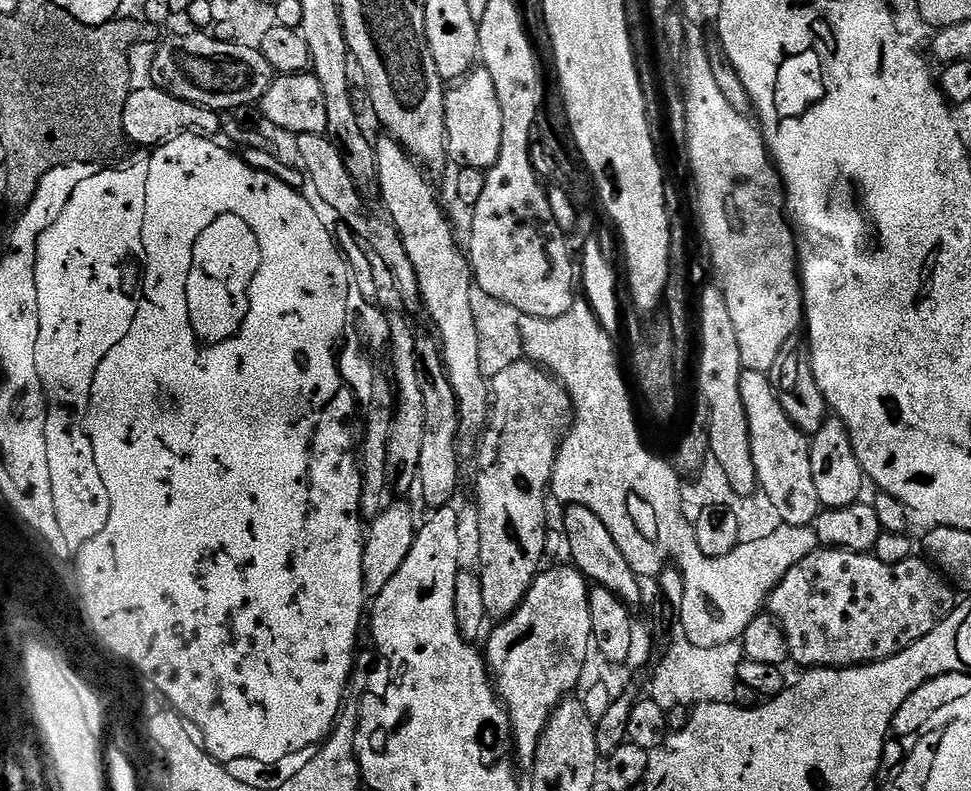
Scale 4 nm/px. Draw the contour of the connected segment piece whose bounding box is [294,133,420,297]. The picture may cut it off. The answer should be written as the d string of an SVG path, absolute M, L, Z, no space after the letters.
M321 133L304 134L296 136L296 148L298 154L310 176L310 180L320 196L321 203L331 208L333 213L347 225L352 234L364 243L369 251L378 256L379 260L387 267L386 270L392 281L391 285L399 296L407 297L408 289L412 294L419 293L417 272L414 270L410 256L406 252L405 244L394 224L385 222L372 211L360 191L350 177L350 172L346 170L344 156L339 148Z

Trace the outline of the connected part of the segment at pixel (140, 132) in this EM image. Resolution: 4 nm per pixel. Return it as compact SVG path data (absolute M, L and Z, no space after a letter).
M149 86L137 87L128 96L124 111L124 134L141 149L158 148L160 144L169 144L174 138L189 134L199 134L209 138L221 135L221 117L209 108L203 108L188 101L182 101L163 89Z

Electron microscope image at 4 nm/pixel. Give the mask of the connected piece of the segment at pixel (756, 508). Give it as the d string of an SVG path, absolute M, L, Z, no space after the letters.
M708 452L703 462L699 474L695 480L685 483L681 487L683 502L683 516L693 524L695 524L703 514L713 510L727 510L741 521L738 526L739 543L755 542L763 538L769 538L783 525L783 520L778 508L774 506L774 502L770 501L770 496L763 492L758 492L753 497L743 497L737 494L730 483L730 478L722 466L722 462L718 461L716 455Z

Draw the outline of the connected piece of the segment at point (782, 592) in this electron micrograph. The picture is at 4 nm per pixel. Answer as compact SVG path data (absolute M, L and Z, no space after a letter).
M820 546L816 552L809 557L798 561L797 564L785 574L780 584L773 589L771 596L767 599L766 612L776 624L779 625L784 637L788 642L789 657L791 663L801 664L801 669L811 670L814 668L854 668L861 664L877 664L879 660L889 660L891 656L897 656L902 650L906 650L914 642L926 639L933 635L943 625L945 616L952 611L954 599L952 600L953 589L949 581L927 559L919 560L913 558L903 560L898 565L882 562L875 554L854 552L838 547Z

